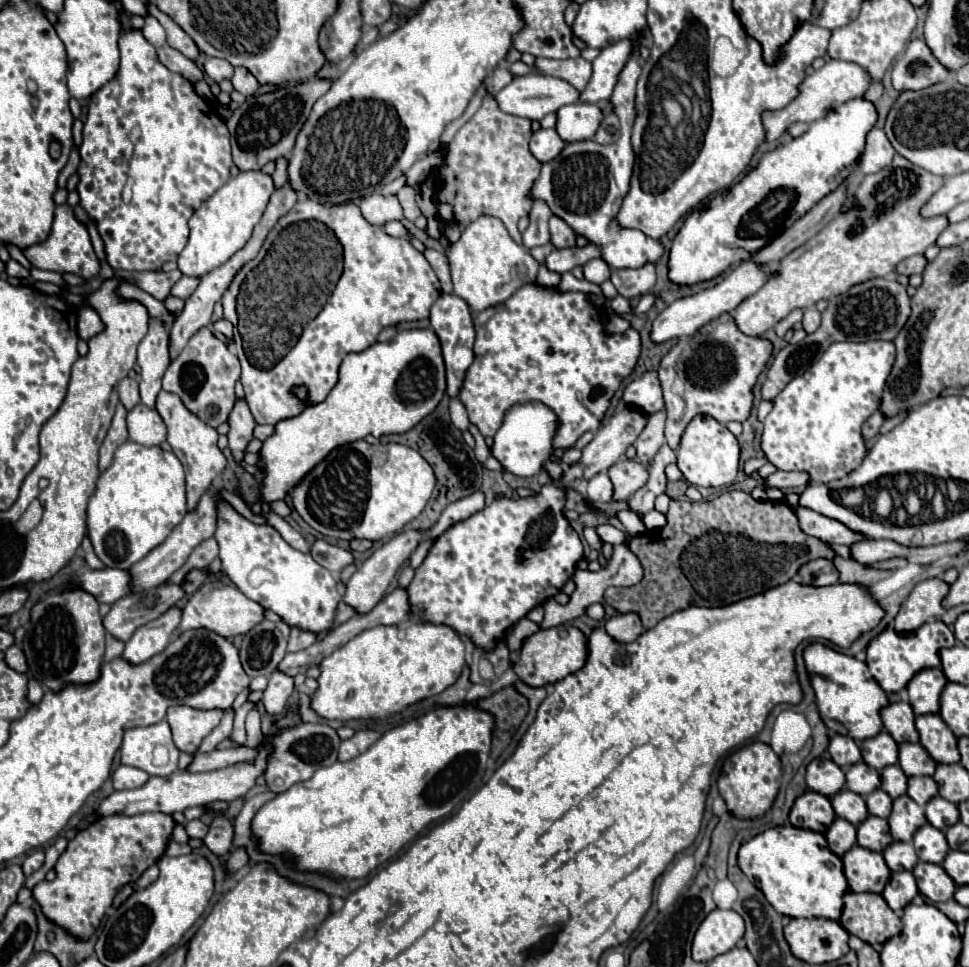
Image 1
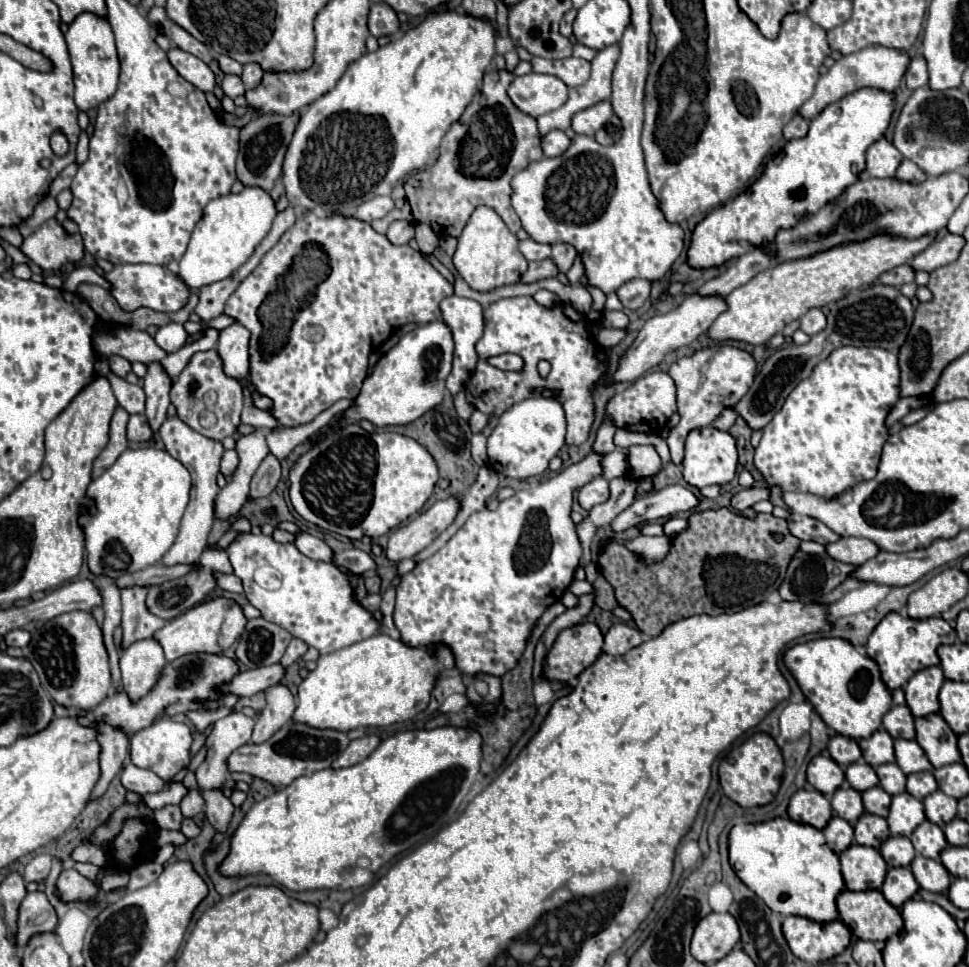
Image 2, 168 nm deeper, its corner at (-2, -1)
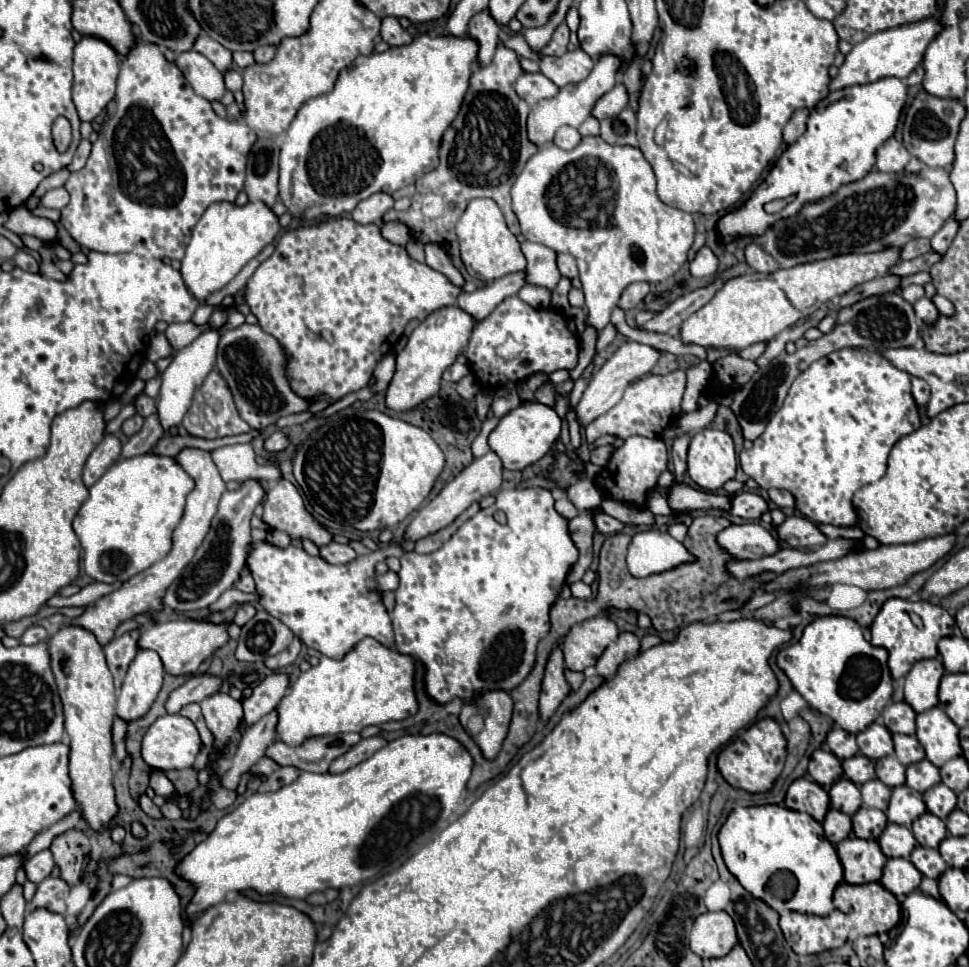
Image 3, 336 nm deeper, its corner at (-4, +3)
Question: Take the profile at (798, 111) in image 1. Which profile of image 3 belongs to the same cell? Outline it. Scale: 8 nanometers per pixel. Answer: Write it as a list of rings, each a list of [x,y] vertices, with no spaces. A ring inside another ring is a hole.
[[[929,17],[929,19],[921,19],[917,23],[907,23],[901,27],[893,27],[893,29],[885,29],[885,31],[869,35],[865,41],[853,45],[853,49],[847,53],[845,63],[841,65],[839,75],[831,81],[829,89],[837,91],[841,87],[873,83],[873,81],[885,79],[885,77],[905,79],[921,63],[927,45],[941,31],[943,31],[941,21],[937,17]]]

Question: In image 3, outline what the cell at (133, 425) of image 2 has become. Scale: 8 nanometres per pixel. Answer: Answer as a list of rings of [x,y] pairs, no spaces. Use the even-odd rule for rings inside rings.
[[[135,415],[135,417],[131,417],[131,419],[127,419],[127,421],[123,423],[121,431],[123,431],[127,437],[131,437],[131,435],[135,435],[135,433],[141,429],[141,425],[143,425],[143,417],[141,417],[141,415]]]

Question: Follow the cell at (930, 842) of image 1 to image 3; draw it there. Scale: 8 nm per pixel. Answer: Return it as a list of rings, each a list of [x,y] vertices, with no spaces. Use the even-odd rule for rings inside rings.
[[[925,813],[921,815],[919,819],[913,821],[913,835],[917,839],[919,845],[923,847],[933,847],[937,849],[937,845],[945,839],[947,835],[947,829],[945,829],[945,823],[941,819],[937,819],[933,813]]]

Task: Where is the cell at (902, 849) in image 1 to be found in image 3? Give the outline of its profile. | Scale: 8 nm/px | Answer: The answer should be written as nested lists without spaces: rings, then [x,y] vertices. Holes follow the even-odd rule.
[[[889,823],[885,827],[885,831],[881,833],[879,845],[887,857],[905,857],[907,859],[911,855],[911,851],[915,849],[915,839],[907,827]]]

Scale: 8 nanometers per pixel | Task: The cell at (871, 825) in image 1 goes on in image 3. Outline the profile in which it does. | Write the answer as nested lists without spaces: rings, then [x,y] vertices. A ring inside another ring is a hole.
[[[861,807],[853,817],[853,835],[861,839],[879,839],[883,829],[887,827],[887,815],[883,811]]]

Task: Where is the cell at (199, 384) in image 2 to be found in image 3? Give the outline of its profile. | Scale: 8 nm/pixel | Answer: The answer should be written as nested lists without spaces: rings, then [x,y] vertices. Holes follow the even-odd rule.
[[[211,371],[207,375],[207,379],[203,381],[203,385],[199,387],[199,391],[195,393],[193,405],[191,405],[189,413],[183,419],[183,427],[187,429],[189,435],[203,437],[203,439],[217,439],[217,437],[241,435],[241,433],[249,433],[251,431],[251,427],[237,415],[231,391],[229,391],[225,379],[217,371]],[[207,429],[209,429],[209,433],[207,433]]]

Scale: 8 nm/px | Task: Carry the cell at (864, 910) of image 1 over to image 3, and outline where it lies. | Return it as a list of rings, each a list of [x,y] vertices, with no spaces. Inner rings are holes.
[[[841,883],[835,889],[835,905],[849,913],[855,929],[861,935],[885,933],[901,921],[899,901],[893,893],[885,891],[881,883]]]

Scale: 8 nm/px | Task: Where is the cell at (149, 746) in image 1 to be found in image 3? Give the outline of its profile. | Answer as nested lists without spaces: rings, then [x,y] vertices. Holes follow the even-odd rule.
[[[163,715],[159,717],[145,733],[141,743],[141,755],[145,763],[153,769],[169,771],[169,769],[187,769],[193,765],[195,757],[201,751],[201,739],[197,733],[197,727],[183,715]]]

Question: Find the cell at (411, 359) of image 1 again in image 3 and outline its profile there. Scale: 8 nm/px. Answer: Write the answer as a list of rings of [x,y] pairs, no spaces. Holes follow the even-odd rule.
[[[459,305],[441,307],[433,311],[409,337],[405,349],[397,355],[397,371],[393,375],[391,385],[385,391],[387,407],[395,411],[409,411],[433,397],[439,391],[443,371],[455,363],[455,359],[463,353],[469,343],[469,335],[473,331],[475,319],[463,311]]]

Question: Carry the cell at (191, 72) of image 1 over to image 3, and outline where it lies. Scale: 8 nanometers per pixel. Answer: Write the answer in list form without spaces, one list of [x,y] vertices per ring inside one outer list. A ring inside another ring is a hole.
[[[187,51],[177,55],[175,65],[181,69],[193,91],[209,101],[219,101],[223,97],[225,81],[223,73],[201,53],[197,51]]]

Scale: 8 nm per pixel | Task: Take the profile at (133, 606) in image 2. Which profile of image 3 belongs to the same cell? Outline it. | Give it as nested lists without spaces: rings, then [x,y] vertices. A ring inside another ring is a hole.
[[[131,631],[131,633],[125,633],[119,639],[113,639],[105,647],[105,659],[107,659],[107,665],[109,665],[111,673],[113,673],[117,689],[121,687],[121,683],[125,679],[129,663],[137,655],[137,639],[139,639],[139,631]]]

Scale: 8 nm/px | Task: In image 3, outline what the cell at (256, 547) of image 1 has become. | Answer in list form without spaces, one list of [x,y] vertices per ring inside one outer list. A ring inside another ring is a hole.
[[[390,542],[386,547],[357,557],[347,565],[331,565],[321,557],[311,557],[301,547],[289,545],[287,549],[279,549],[271,543],[257,543],[247,553],[247,565],[257,583],[257,593],[261,593],[261,605],[279,621],[283,621],[307,647],[321,651],[331,659],[343,659],[363,637],[373,637],[381,645],[393,645],[393,627],[391,617],[381,601],[381,593],[375,581],[375,563],[385,561],[388,557],[400,558],[404,550],[400,544]]]

